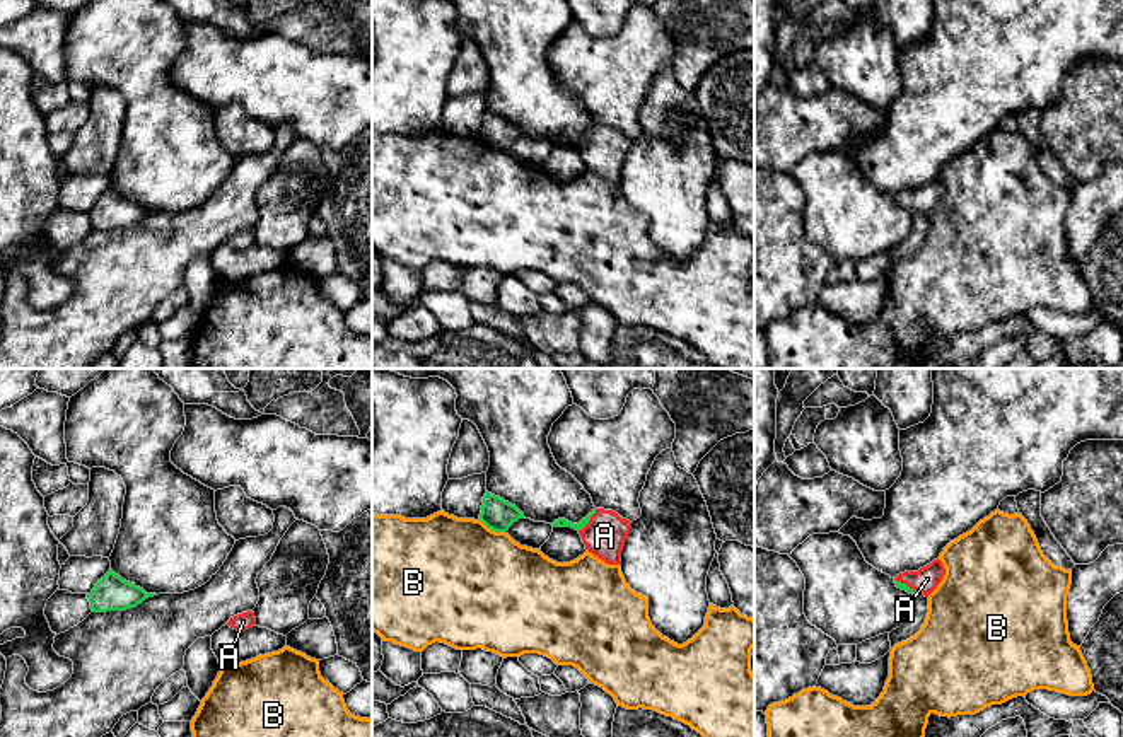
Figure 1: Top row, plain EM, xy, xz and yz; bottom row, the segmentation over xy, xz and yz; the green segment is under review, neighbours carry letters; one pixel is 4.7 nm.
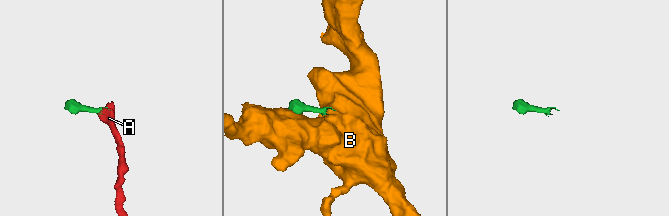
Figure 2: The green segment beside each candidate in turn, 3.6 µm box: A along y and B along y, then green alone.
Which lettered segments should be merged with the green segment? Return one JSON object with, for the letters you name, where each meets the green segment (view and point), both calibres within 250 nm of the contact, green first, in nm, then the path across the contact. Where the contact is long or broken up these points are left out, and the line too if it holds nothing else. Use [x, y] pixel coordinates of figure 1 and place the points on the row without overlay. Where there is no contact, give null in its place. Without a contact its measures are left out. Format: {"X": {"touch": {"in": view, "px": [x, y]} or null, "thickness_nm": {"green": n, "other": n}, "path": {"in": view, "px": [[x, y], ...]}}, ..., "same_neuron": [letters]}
{"A": {"touch": {"in": "xz", "px": [589, 137]}, "thickness_nm": {"green": 50, "other": 200}, "path": {"in": "xz", "px": [[560, 140], [582, 144], [589, 137], [605, 154]]}}, "same_neuron": ["A"]}

